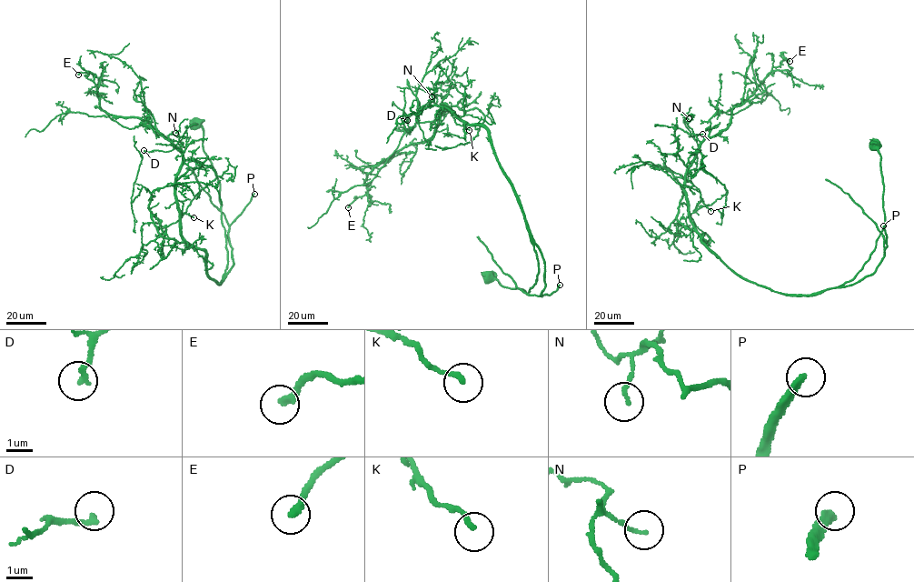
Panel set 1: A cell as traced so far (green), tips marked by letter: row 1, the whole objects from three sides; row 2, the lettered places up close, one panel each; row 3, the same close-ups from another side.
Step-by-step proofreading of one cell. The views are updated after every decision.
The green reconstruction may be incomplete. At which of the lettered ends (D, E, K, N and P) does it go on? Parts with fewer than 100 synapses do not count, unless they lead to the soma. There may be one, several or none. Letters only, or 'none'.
P

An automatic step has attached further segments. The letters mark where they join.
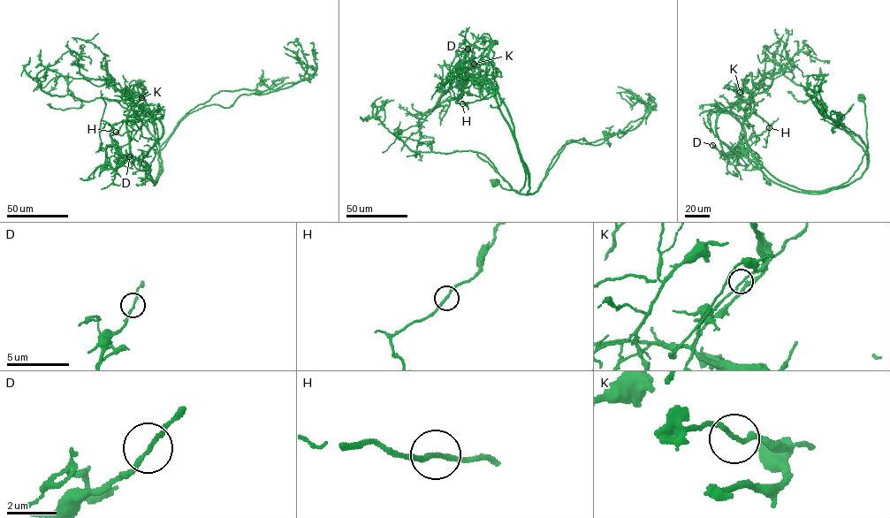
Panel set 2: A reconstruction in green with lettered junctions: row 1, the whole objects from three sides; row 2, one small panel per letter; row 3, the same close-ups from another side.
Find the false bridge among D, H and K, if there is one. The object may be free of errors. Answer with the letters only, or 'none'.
K

